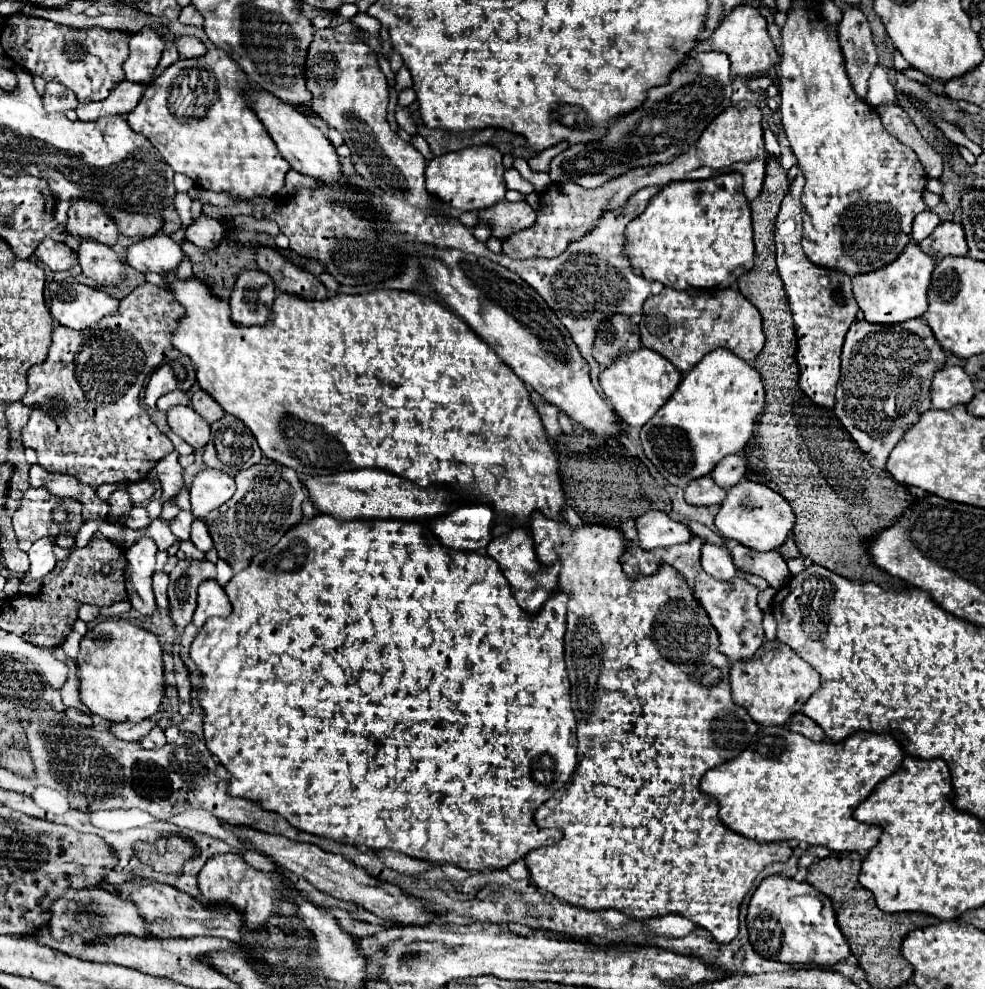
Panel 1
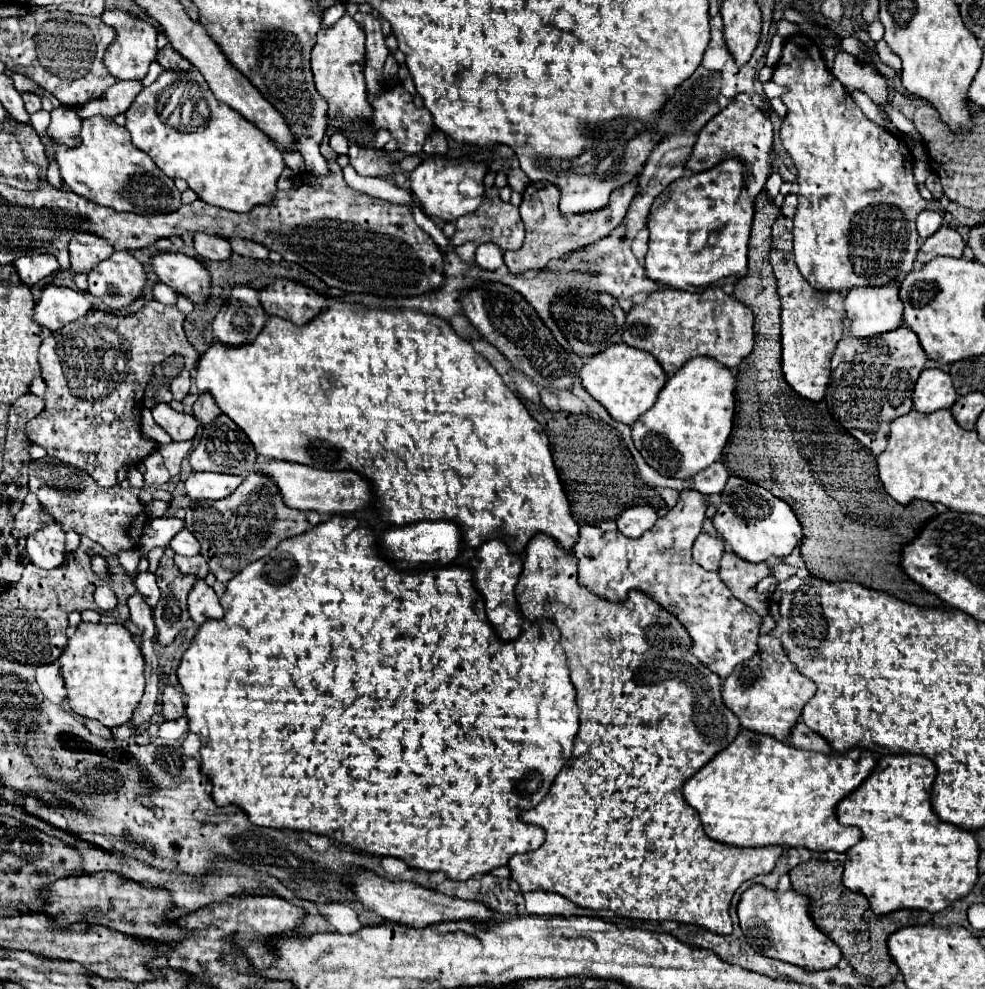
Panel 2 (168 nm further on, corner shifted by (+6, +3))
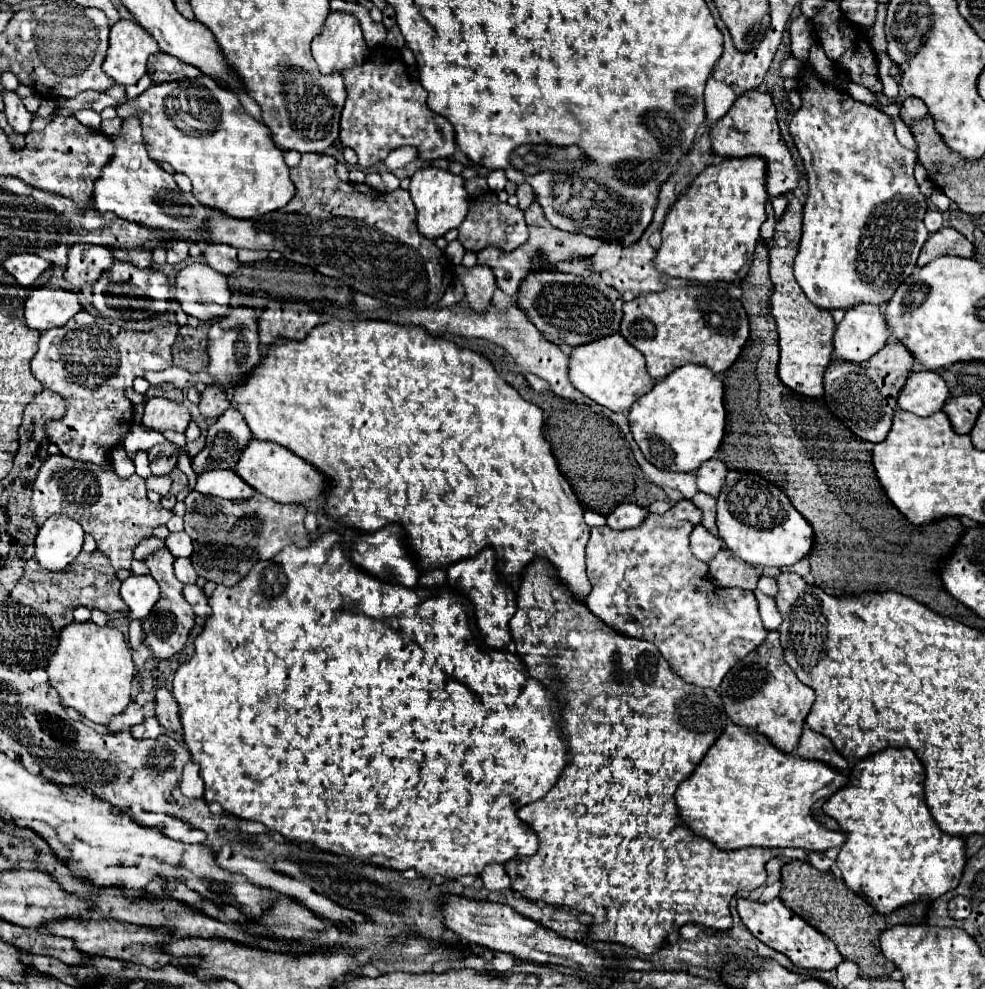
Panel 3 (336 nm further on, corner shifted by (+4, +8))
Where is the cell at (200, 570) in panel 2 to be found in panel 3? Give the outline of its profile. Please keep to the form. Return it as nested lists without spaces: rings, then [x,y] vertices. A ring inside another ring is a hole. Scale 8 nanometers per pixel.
[[[177,558],[175,560],[175,576],[183,584],[195,584],[197,572],[195,572],[195,568],[193,568],[189,558]]]

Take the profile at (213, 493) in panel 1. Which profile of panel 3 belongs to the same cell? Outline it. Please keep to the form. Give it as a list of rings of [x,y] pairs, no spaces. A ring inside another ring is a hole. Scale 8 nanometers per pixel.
[[[207,470],[197,476],[197,492],[225,500],[249,500],[255,490],[245,484],[233,470]]]

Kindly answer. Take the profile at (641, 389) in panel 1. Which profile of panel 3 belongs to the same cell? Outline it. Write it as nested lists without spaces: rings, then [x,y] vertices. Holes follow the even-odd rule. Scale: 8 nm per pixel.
[[[611,334],[591,344],[571,348],[569,378],[579,392],[583,392],[597,404],[623,414],[627,414],[631,404],[643,394],[647,394],[655,384],[655,380],[647,376],[643,354],[637,348],[631,348],[631,344],[627,344],[627,340],[623,340],[621,334]]]

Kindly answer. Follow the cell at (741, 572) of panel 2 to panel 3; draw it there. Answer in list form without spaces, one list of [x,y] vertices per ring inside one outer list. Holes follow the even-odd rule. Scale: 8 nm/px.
[[[721,550],[713,560],[707,562],[709,577],[715,580],[717,587],[743,588],[743,590],[755,590],[757,588],[757,574],[755,568],[743,560],[737,560],[731,556],[729,550]]]

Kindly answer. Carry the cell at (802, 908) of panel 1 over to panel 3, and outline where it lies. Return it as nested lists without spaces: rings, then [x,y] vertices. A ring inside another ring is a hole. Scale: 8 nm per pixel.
[[[775,898],[773,902],[767,902],[767,904],[751,902],[751,900],[739,900],[737,912],[739,912],[739,918],[745,924],[745,928],[755,938],[759,938],[765,946],[785,954],[801,970],[811,970],[811,968],[833,970],[843,962],[843,956],[837,952],[835,944],[831,940],[827,940],[827,936],[821,934],[819,930],[815,930],[811,924],[807,924],[803,918],[793,914],[781,902],[781,898]]]

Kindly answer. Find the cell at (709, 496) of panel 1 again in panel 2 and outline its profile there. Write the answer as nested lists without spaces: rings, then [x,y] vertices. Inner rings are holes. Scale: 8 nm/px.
[[[695,489],[681,491],[681,497],[677,505],[661,519],[657,519],[655,527],[641,535],[639,539],[629,539],[619,531],[605,533],[595,525],[581,525],[579,541],[575,545],[575,553],[579,559],[579,583],[591,589],[593,593],[607,597],[611,601],[625,601],[629,589],[641,589],[649,593],[657,603],[661,603],[665,609],[669,609],[689,631],[691,639],[695,641],[691,653],[703,661],[711,671],[715,671],[719,677],[727,677],[733,673],[733,669],[757,653],[757,637],[759,637],[759,625],[761,617],[749,609],[743,601],[733,597],[731,589],[721,581],[721,577],[715,571],[705,571],[701,565],[697,565],[691,557],[691,547],[697,535],[701,533],[703,515],[709,507],[709,495],[697,493]]]

